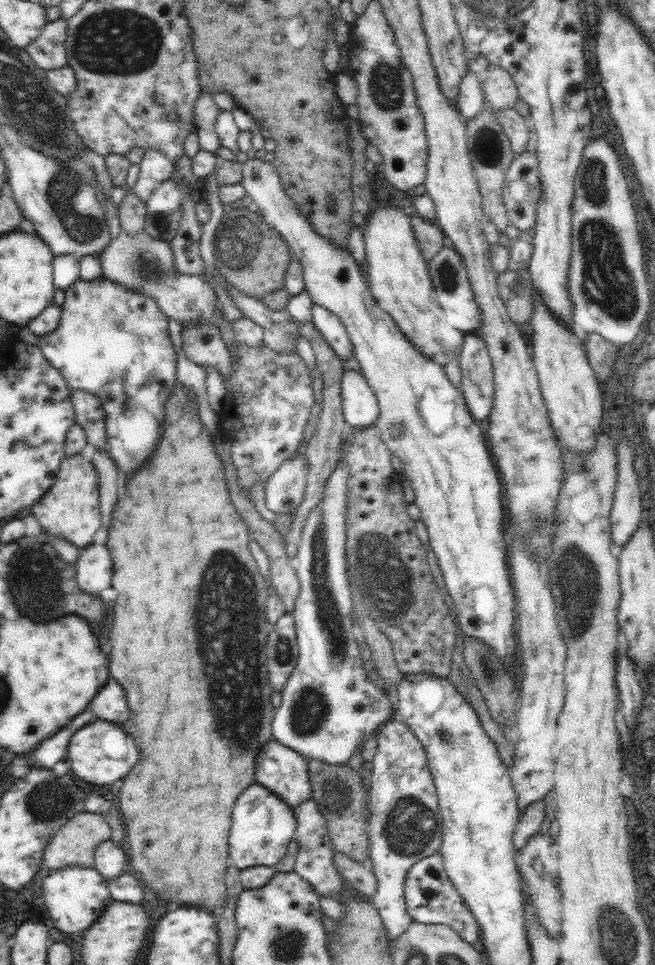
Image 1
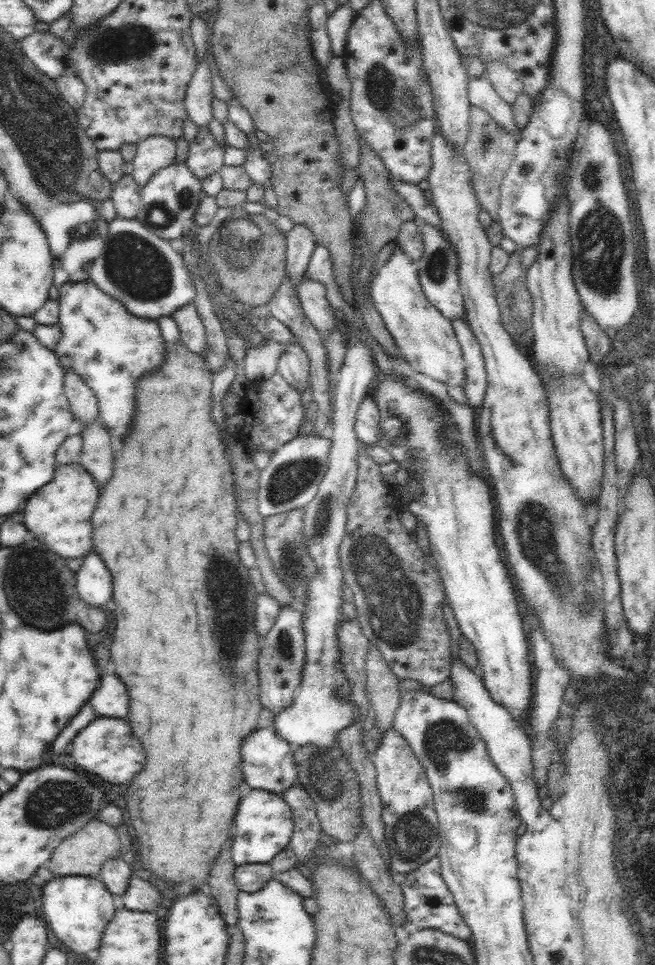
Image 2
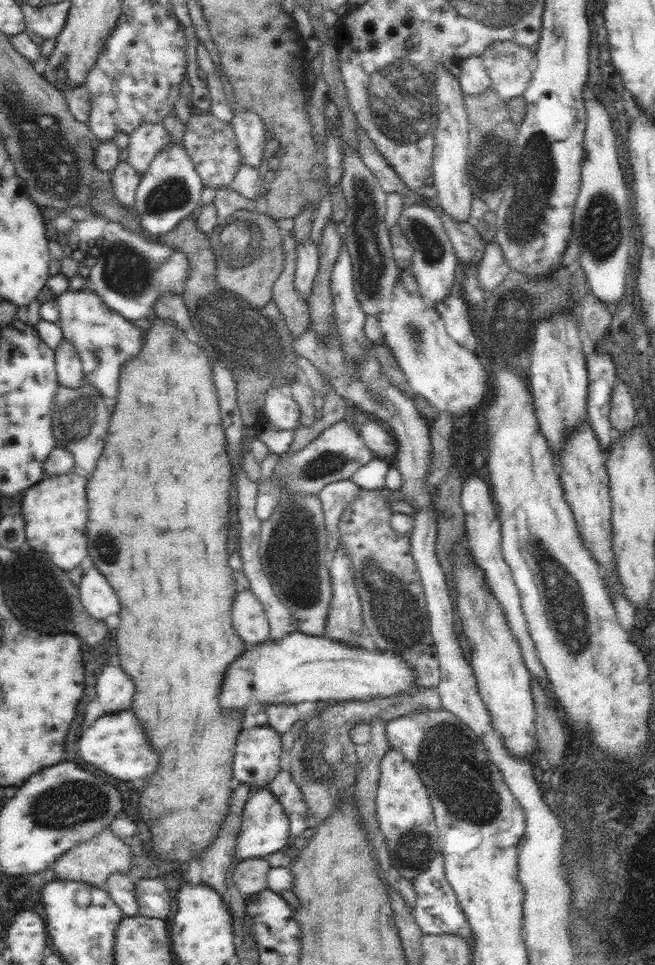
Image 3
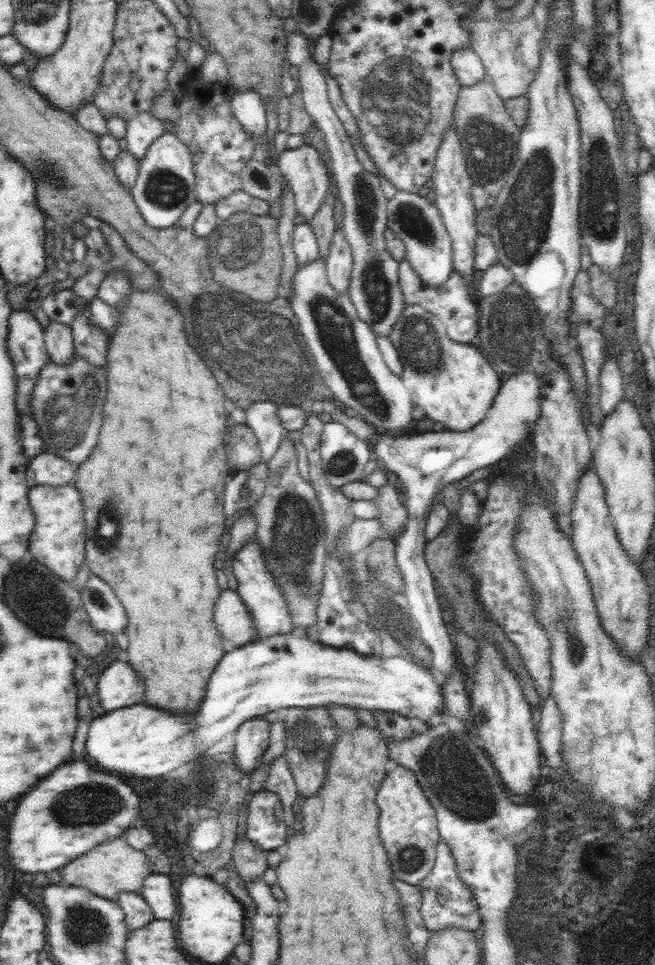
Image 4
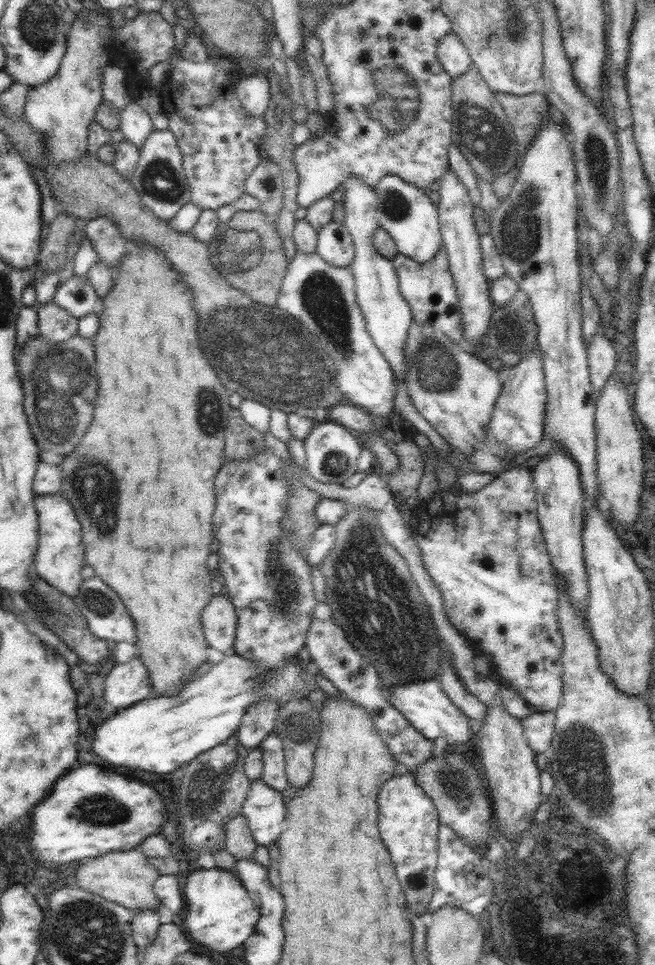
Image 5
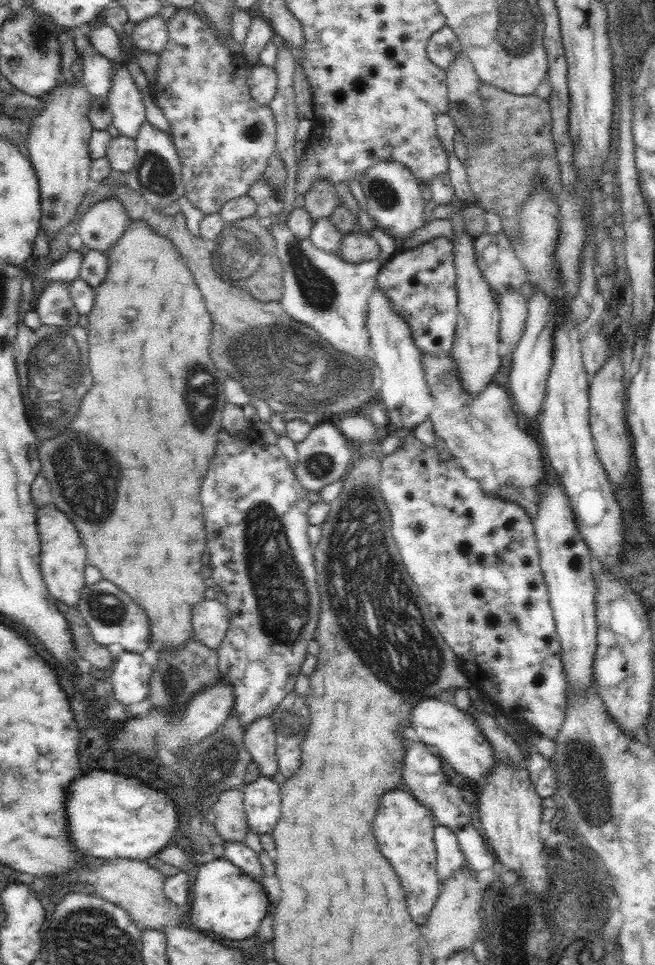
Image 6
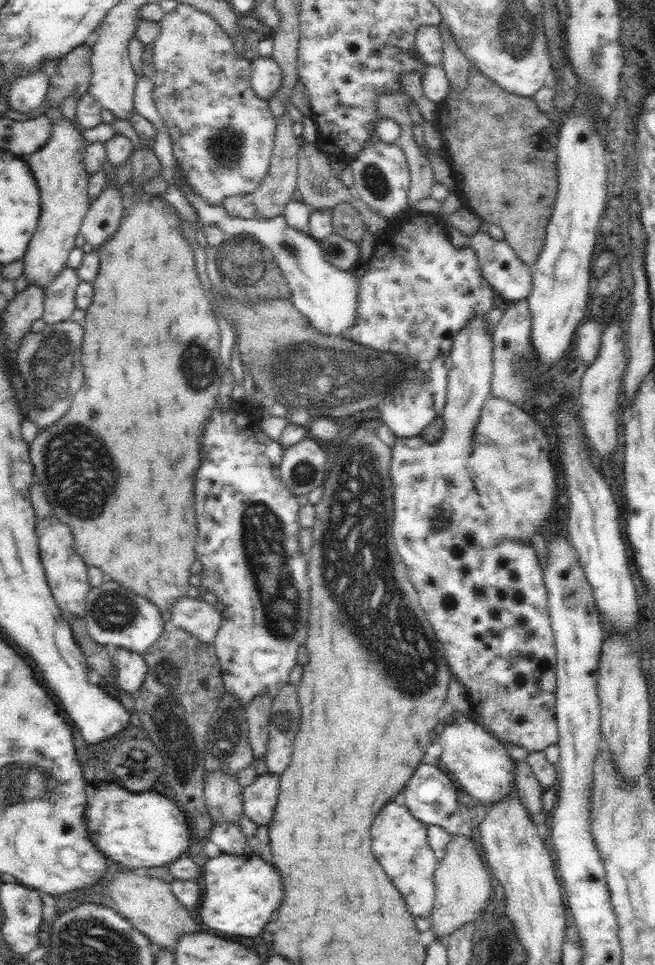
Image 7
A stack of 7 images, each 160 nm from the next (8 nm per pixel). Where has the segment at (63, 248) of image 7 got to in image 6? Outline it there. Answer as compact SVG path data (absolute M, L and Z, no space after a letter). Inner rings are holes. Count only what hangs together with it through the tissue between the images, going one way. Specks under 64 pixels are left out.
M63 81L62 85L55 87L46 95L43 110L36 117L30 119L30 131L28 131L27 146L32 166L35 168L39 179L39 192L41 193L41 228L46 232L49 243L53 240L65 226L68 226L75 218L80 203L85 198L88 191L88 180L92 159L90 159L89 140L94 128L88 117L91 104L91 94L85 89L82 81L68 86Z

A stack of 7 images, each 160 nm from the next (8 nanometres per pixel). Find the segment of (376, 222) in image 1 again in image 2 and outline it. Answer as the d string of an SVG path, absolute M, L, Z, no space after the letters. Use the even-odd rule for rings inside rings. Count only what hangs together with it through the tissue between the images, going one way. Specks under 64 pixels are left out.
M394 241L394 244L390 259L370 280L374 306L395 340L400 356L412 366L412 370L440 380L446 388L463 387L466 380L465 362L451 320L430 304L420 285L416 262L397 246L397 242Z

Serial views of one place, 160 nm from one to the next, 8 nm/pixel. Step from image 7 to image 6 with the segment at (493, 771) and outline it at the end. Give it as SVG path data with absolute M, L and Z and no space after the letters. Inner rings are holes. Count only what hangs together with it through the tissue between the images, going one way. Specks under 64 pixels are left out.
M427 698L412 709L410 734L426 744L437 746L445 762L472 782L480 782L480 778L487 776L497 763L492 745L485 739L476 719L459 710L454 703L445 703L440 698Z

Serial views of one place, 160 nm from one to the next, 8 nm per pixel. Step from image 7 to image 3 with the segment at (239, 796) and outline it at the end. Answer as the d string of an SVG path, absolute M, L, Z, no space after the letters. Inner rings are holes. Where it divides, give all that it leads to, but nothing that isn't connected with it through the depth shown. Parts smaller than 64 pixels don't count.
M247 858L239 861L233 879L243 895L256 894L267 887L267 874L271 869L267 858Z

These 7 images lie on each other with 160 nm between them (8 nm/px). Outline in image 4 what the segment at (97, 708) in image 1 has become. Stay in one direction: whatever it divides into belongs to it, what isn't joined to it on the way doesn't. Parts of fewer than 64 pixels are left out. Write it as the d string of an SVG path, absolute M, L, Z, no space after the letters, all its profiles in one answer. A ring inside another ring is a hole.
M116 660L112 662L97 682L98 700L106 710L118 710L118 708L135 705L144 698L144 680L132 670L130 664Z

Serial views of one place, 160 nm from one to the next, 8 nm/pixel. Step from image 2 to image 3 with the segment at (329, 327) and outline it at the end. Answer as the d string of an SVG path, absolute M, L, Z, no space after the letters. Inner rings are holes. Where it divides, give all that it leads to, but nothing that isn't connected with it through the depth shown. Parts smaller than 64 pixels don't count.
M311 238L297 244L297 264L295 267L295 287L308 303L313 282L319 269L319 250Z

